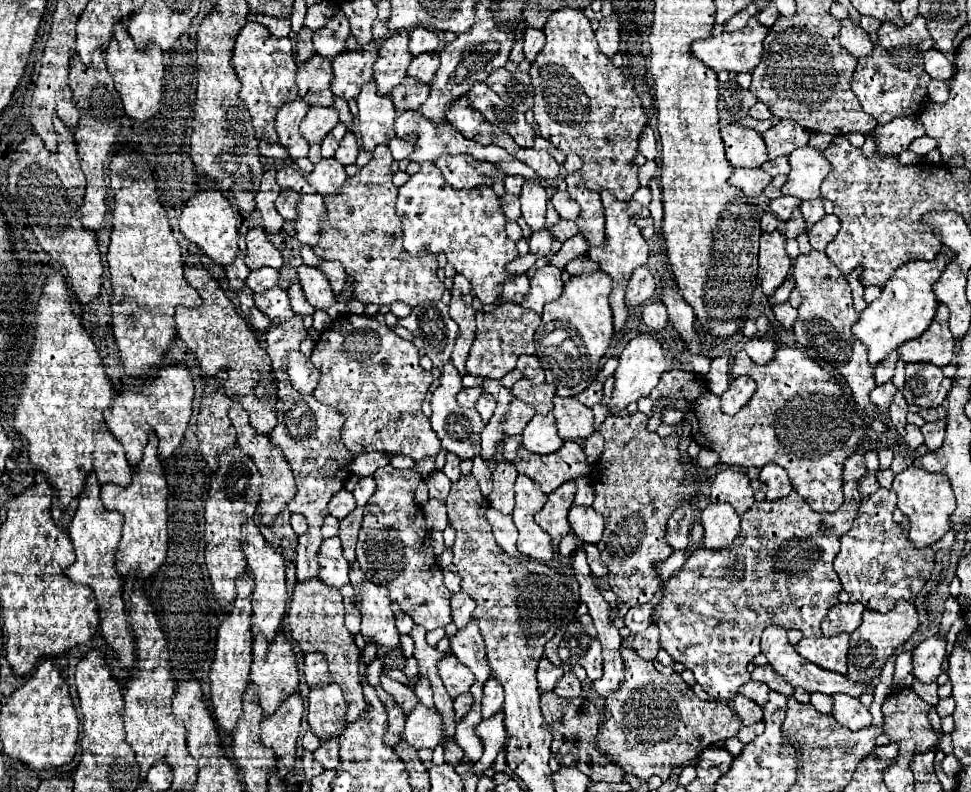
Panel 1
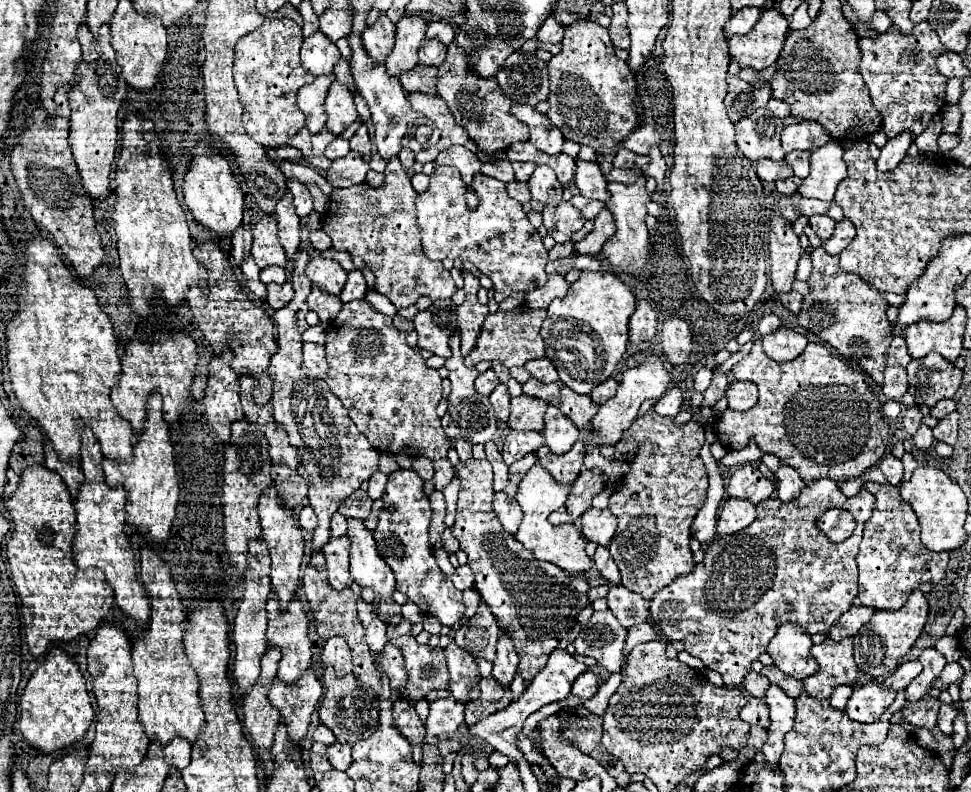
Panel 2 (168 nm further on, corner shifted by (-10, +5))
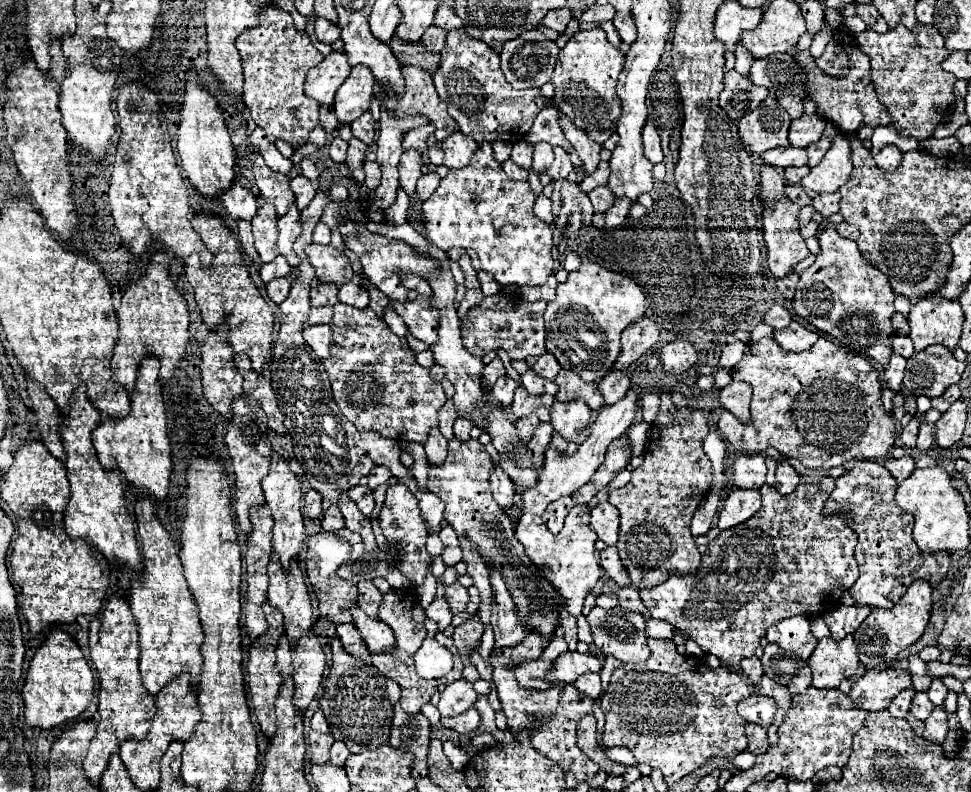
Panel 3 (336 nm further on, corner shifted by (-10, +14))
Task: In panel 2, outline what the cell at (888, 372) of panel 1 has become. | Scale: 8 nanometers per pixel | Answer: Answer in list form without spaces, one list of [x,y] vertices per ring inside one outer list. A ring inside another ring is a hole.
[[[896,335],[888,347],[888,353],[886,353],[886,365],[894,367],[894,365],[902,365],[906,367],[908,363],[912,361],[908,349],[906,349],[906,341],[902,335]]]

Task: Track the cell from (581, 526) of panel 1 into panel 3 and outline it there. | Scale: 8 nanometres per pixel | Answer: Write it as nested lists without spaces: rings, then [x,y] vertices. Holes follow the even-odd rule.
[[[600,502],[596,508],[592,508],[590,526],[606,546],[616,546],[620,518],[618,510],[610,502]]]

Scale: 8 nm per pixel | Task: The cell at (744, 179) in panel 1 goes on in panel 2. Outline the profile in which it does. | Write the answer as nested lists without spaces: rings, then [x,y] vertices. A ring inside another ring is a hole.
[[[760,159],[756,163],[756,175],[764,183],[776,183],[782,179],[792,177],[792,169],[784,161],[770,161],[770,159]]]

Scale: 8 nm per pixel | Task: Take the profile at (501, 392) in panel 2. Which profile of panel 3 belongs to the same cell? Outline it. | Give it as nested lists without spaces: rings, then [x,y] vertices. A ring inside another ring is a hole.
[[[502,376],[496,384],[494,384],[494,390],[492,390],[492,398],[496,402],[500,402],[502,406],[510,406],[512,404],[512,394],[514,390],[518,388],[520,384],[516,380],[512,380],[510,376]]]

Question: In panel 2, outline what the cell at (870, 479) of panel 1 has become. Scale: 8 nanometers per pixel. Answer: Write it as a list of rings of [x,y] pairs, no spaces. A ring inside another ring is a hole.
[[[888,453],[886,457],[880,459],[878,467],[882,469],[882,473],[886,475],[886,479],[888,479],[890,485],[898,485],[900,483],[900,479],[902,479],[902,461],[898,457],[894,457],[892,453]]]

